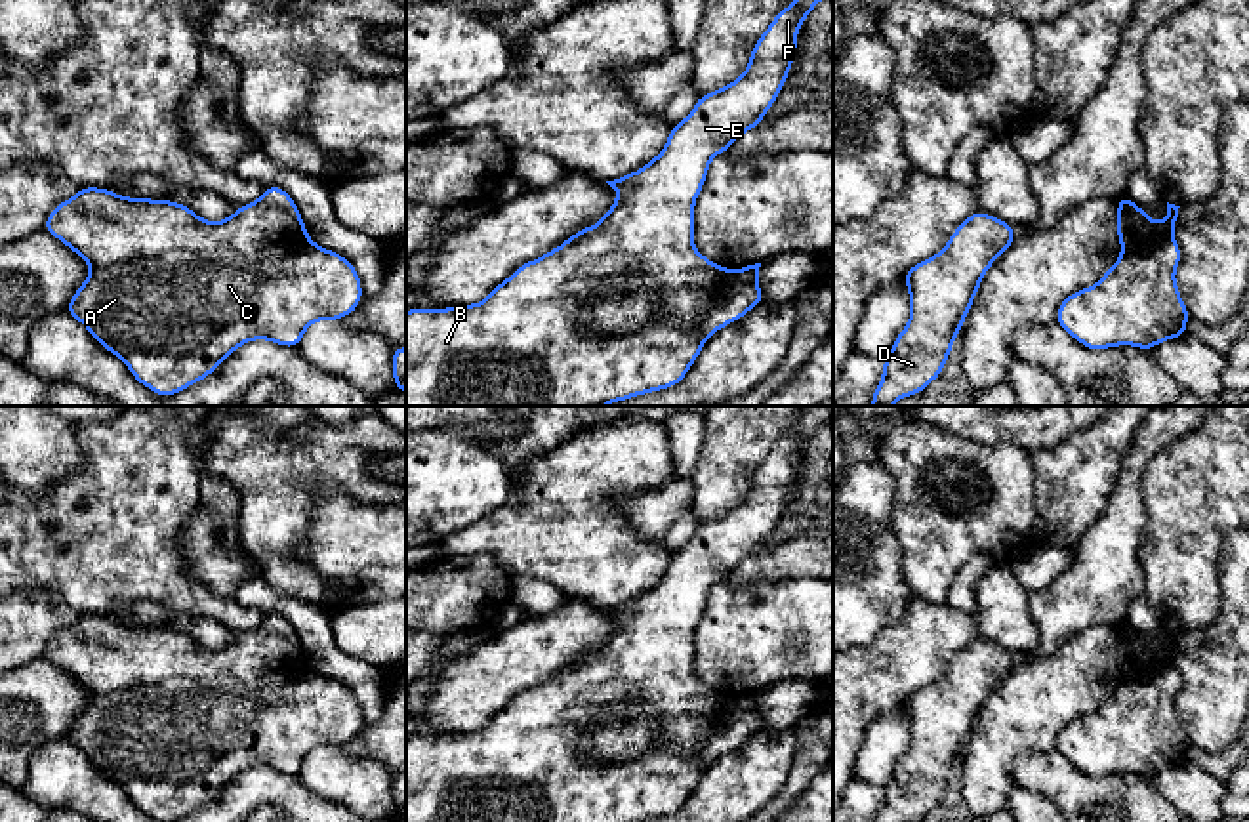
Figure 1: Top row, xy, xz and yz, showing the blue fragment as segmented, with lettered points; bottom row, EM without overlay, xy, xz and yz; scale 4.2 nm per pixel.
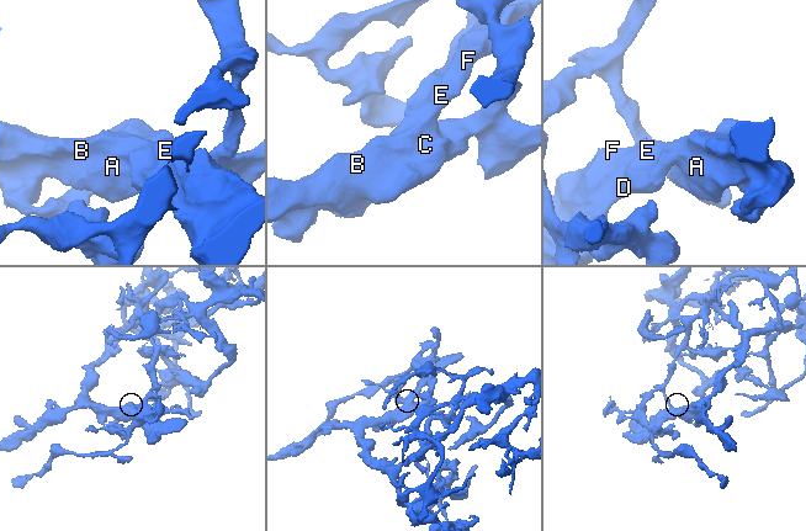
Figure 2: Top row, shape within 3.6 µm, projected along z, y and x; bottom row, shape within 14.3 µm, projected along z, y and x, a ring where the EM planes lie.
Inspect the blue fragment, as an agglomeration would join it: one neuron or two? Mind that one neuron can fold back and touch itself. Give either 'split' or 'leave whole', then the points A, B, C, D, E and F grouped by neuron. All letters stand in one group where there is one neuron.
split; A C / B D E F

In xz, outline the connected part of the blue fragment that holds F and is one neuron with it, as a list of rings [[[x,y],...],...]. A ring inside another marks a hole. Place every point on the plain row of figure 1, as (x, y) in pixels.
[[[805,406],[797,425],[784,435],[770,450],[770,454],[761,462],[751,477],[751,486],[747,496],[740,502],[738,507],[727,511],[721,517],[706,521],[698,524],[692,540],[681,547],[679,551],[671,553],[669,566],[662,580],[645,591],[639,599],[631,599],[624,605],[614,608],[606,608],[612,616],[618,618],[616,629],[610,637],[603,643],[597,652],[580,656],[574,660],[566,669],[549,677],[545,683],[521,692],[507,708],[498,711],[484,729],[461,734],[446,734],[446,736],[410,736],[406,738],[406,822],[645,822],[654,820],[660,816],[675,814],[690,797],[694,788],[698,786],[702,772],[706,769],[702,761],[702,744],[704,738],[713,723],[713,717],[721,713],[723,706],[730,700],[728,696],[711,690],[694,675],[694,629],[702,618],[702,612],[707,605],[709,589],[723,578],[728,578],[730,572],[747,557],[763,551],[763,542],[774,532],[780,517],[784,515],[786,503],[793,492],[793,483],[797,477],[797,458],[807,442],[814,437],[814,433],[822,425],[829,425],[833,420],[833,406]],[[599,708],[614,708],[624,715],[633,715],[637,711],[652,711],[656,709],[660,715],[656,719],[656,727],[660,734],[665,738],[662,746],[656,750],[643,753],[641,757],[620,763],[620,765],[593,765],[589,761],[582,761],[576,755],[576,744],[582,740],[584,732],[587,730],[587,717]]]

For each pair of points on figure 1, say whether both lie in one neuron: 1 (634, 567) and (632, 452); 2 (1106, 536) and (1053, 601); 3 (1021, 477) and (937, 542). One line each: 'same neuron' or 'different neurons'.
1: same neuron
2: same neuron
3: same neuron

